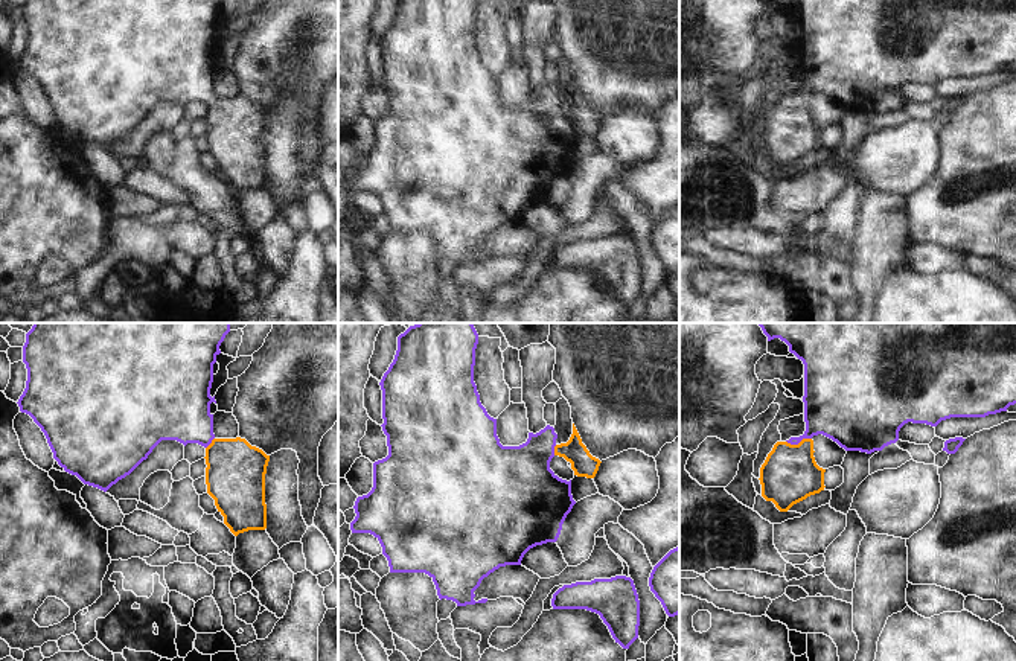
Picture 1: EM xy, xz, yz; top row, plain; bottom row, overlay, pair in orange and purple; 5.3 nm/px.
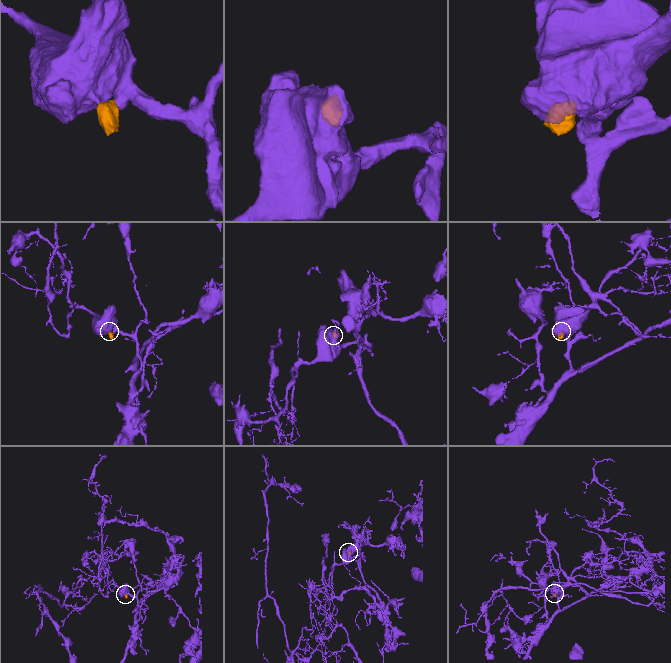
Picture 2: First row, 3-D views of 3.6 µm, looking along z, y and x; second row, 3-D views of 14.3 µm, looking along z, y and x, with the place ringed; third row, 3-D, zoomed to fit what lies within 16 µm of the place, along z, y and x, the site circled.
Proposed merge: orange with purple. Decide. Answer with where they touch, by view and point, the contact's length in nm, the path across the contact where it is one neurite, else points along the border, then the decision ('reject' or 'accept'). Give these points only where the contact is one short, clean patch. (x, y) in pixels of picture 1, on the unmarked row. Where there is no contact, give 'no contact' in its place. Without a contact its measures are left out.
meets orange in yz at (800, 101); contact 140 nm long; runs through yz (789, 133), (800, 101), (832, 66); accept

